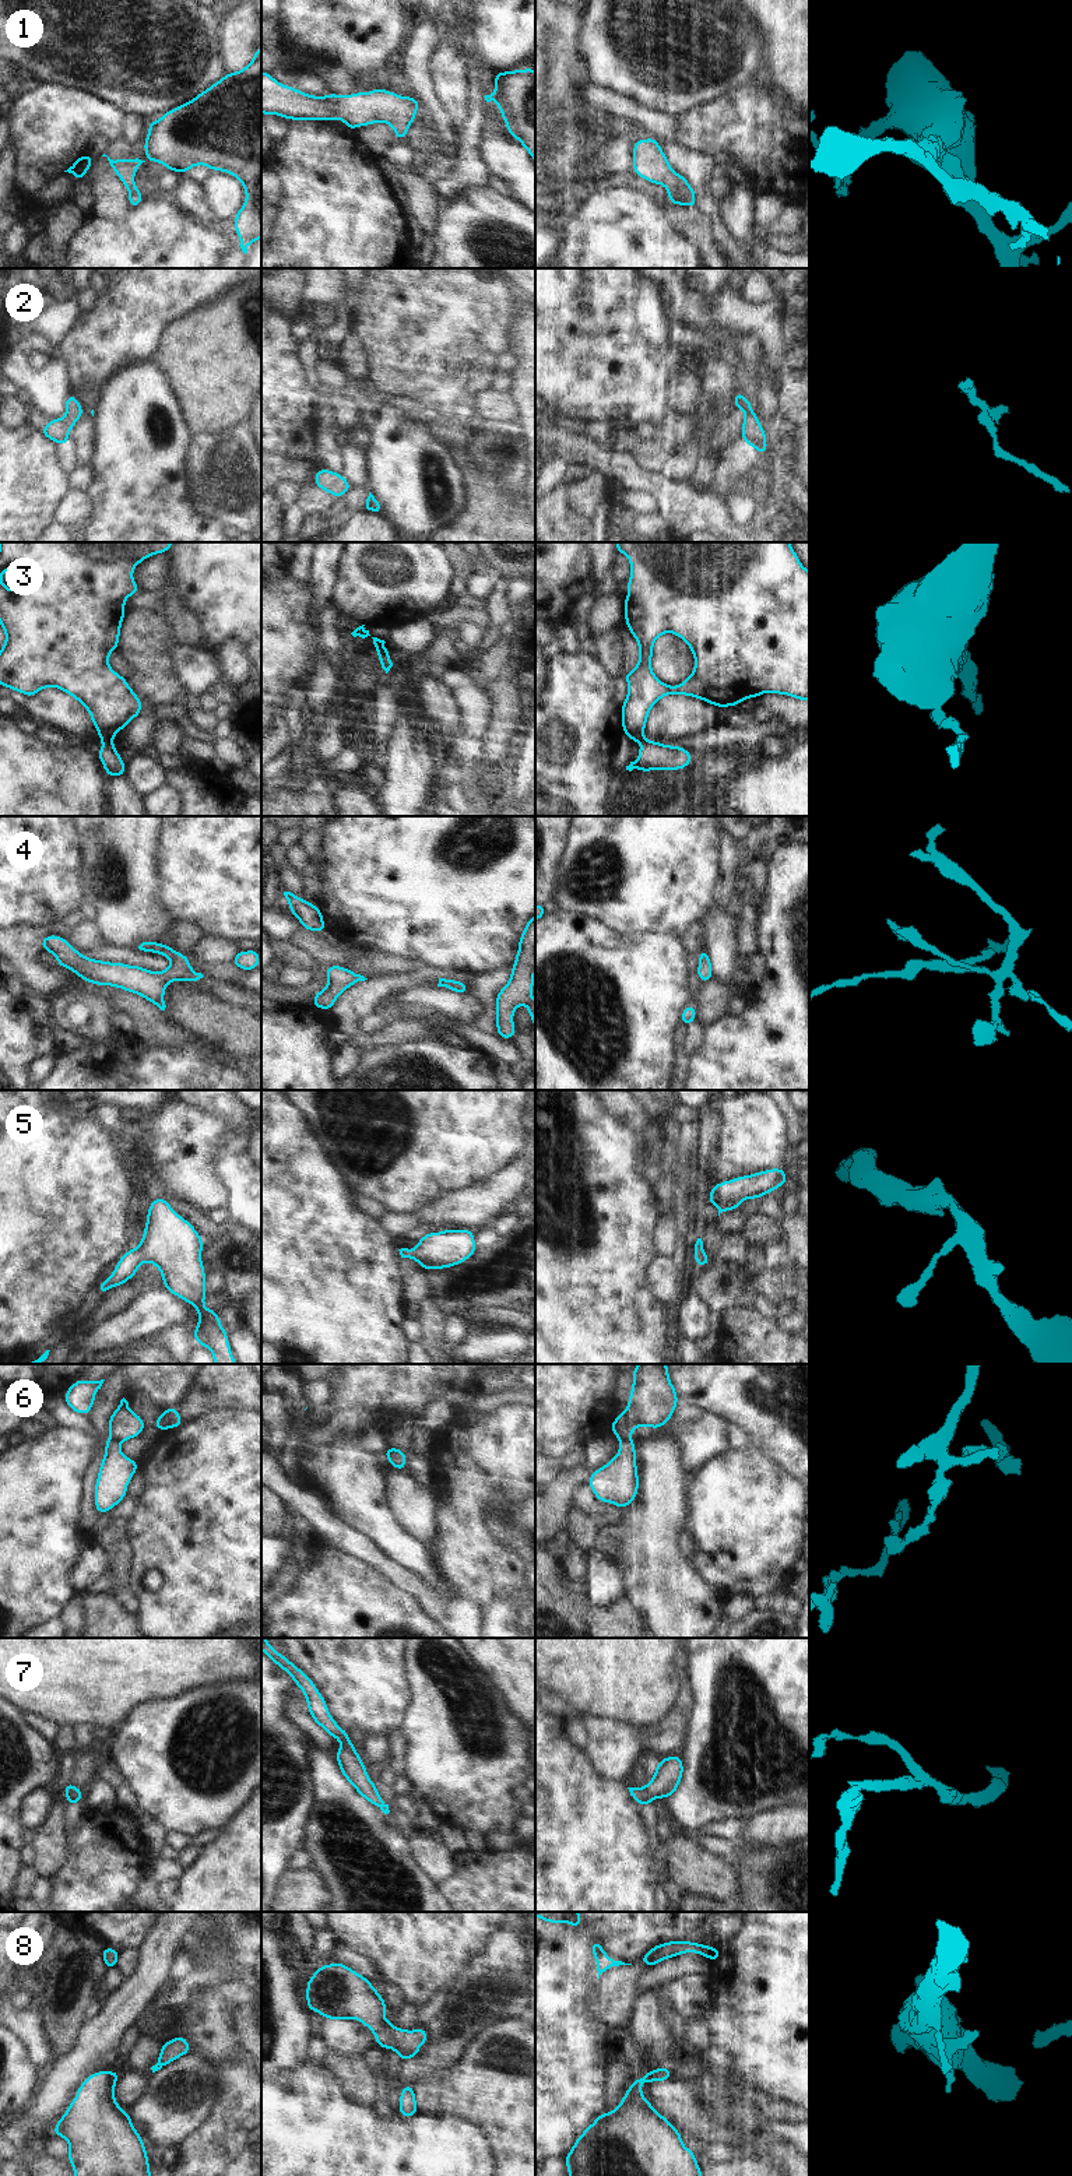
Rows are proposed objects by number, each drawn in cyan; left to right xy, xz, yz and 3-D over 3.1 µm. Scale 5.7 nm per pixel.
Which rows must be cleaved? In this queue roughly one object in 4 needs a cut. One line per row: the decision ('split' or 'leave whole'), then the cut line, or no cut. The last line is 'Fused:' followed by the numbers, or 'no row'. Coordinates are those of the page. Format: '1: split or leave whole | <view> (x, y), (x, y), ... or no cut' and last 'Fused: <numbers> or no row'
1: leave whole | no cut
2: leave whole | no cut
3: split | xy (112, 738), (102, 741)
4: leave whole | no cut
5: leave whole | no cut
6: split | xy (111, 1437), (119, 1442)
7: leave whole | no cut
8: leave whole | no cut
Fused: 3, 6

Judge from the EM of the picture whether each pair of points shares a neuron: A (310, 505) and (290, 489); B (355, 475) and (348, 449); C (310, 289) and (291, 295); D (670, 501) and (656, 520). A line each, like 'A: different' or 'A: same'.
A: different
B: same
C: different
D: different

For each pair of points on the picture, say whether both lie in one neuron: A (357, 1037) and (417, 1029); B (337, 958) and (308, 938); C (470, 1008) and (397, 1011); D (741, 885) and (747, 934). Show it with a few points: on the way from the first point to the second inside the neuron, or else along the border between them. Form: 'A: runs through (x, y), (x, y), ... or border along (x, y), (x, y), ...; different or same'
A: runs through (372, 1039), (401, 1030); same
B: runs through (330, 955), (323, 953), (315, 945); same
C: border along (400, 1001), (415, 1001), (435, 1012); different
D: runs through (744, 897), (747, 903), (747, 921); same

